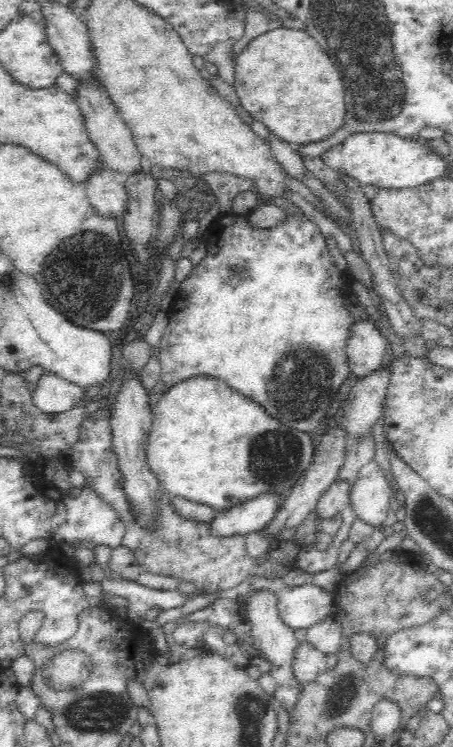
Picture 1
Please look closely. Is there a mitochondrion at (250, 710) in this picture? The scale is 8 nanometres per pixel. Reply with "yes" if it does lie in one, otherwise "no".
yes

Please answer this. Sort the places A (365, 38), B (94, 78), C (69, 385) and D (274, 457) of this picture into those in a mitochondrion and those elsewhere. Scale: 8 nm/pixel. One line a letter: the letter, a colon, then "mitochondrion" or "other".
A: mitochondrion
B: other
C: other
D: mitochondrion

